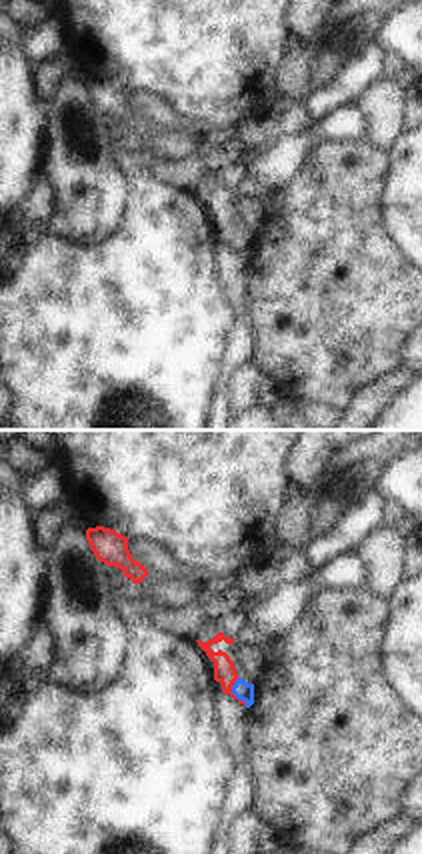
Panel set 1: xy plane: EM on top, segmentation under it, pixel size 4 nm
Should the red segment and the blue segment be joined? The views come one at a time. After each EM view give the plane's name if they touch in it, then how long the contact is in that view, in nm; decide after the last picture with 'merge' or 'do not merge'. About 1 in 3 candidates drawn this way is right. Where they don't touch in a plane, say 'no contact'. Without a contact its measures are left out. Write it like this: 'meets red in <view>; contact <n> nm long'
meets red in xy; contact 120 nm long

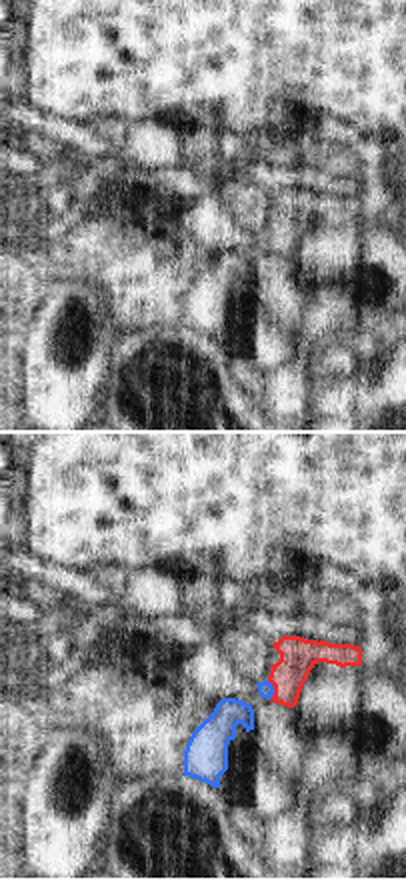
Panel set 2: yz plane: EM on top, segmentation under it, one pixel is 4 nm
meets red in yz; contact 80 nm long

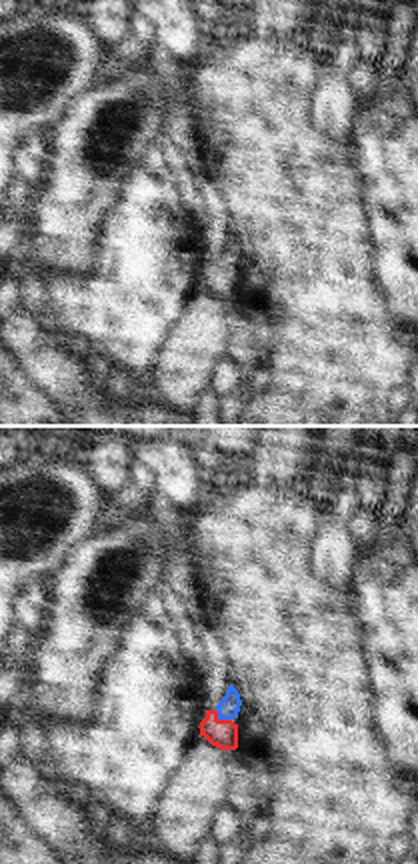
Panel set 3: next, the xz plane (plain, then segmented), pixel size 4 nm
meets red in xz; contact 80 nm long

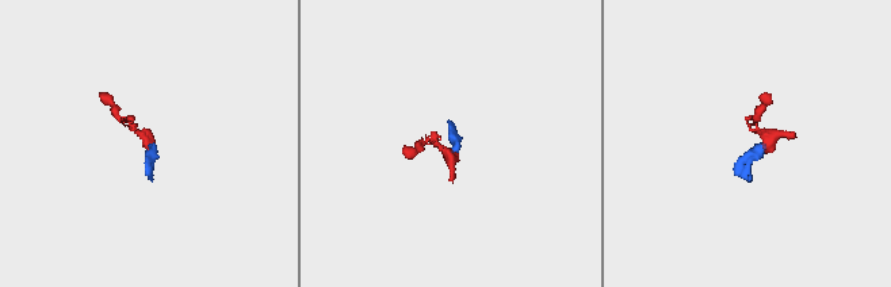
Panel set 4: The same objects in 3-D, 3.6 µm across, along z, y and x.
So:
merge

